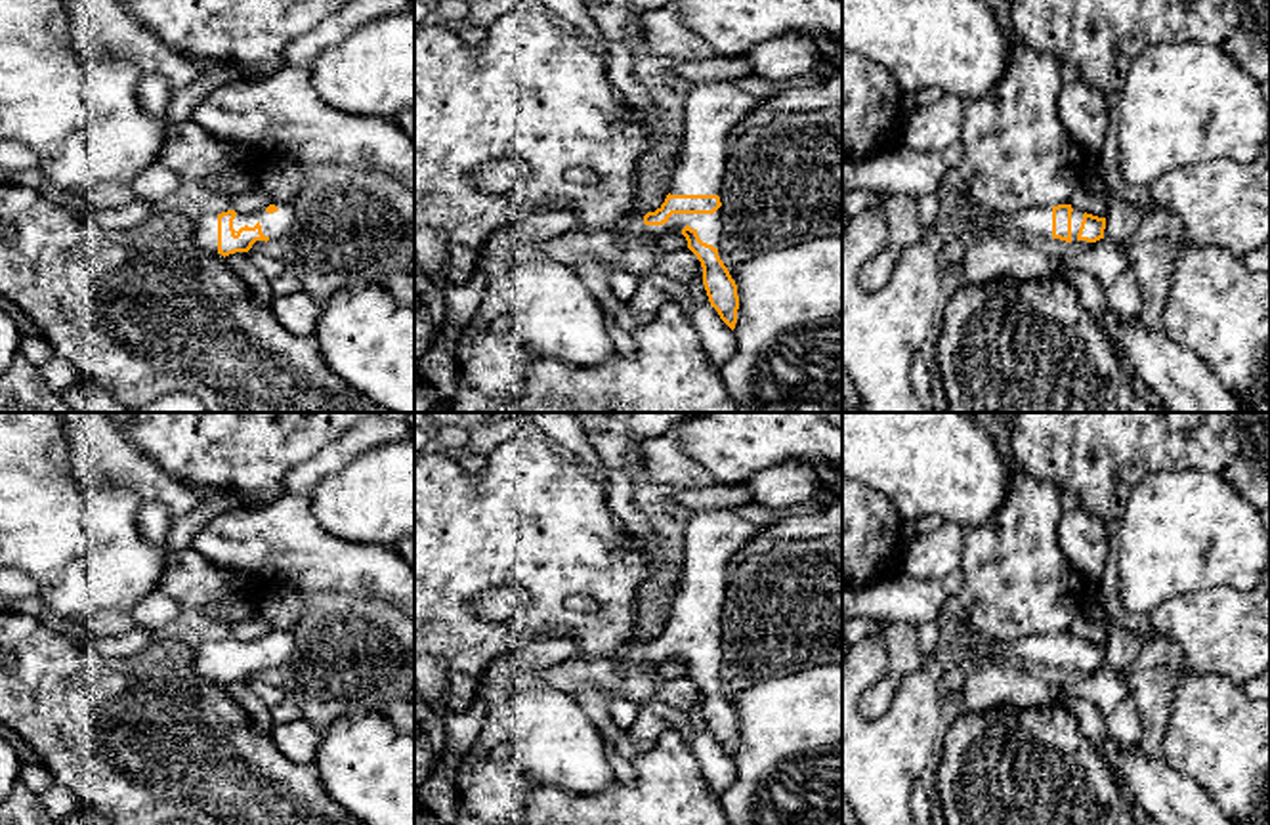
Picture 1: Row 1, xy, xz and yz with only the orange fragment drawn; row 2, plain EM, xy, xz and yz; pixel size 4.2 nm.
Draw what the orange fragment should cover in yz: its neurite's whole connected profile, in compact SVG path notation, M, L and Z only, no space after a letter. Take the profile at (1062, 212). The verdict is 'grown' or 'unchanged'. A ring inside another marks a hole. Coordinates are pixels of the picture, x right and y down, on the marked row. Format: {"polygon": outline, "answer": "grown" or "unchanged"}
{"polygon": "M961 201L957 220L970 233L980 229L985 233L1039 235L1043 239L1060 239L1075 243L1081 248L1094 246L1104 239L1106 218L1075 210L1071 204L1035 206L1016 214L989 210L976 201Z", "answer": "grown"}

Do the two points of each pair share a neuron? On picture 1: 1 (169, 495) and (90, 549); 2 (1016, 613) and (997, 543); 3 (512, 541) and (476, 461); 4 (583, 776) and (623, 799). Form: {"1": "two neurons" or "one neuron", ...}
{"1": "two neurons", "2": "one neuron", "3": "two neurons", "4": "two neurons"}

